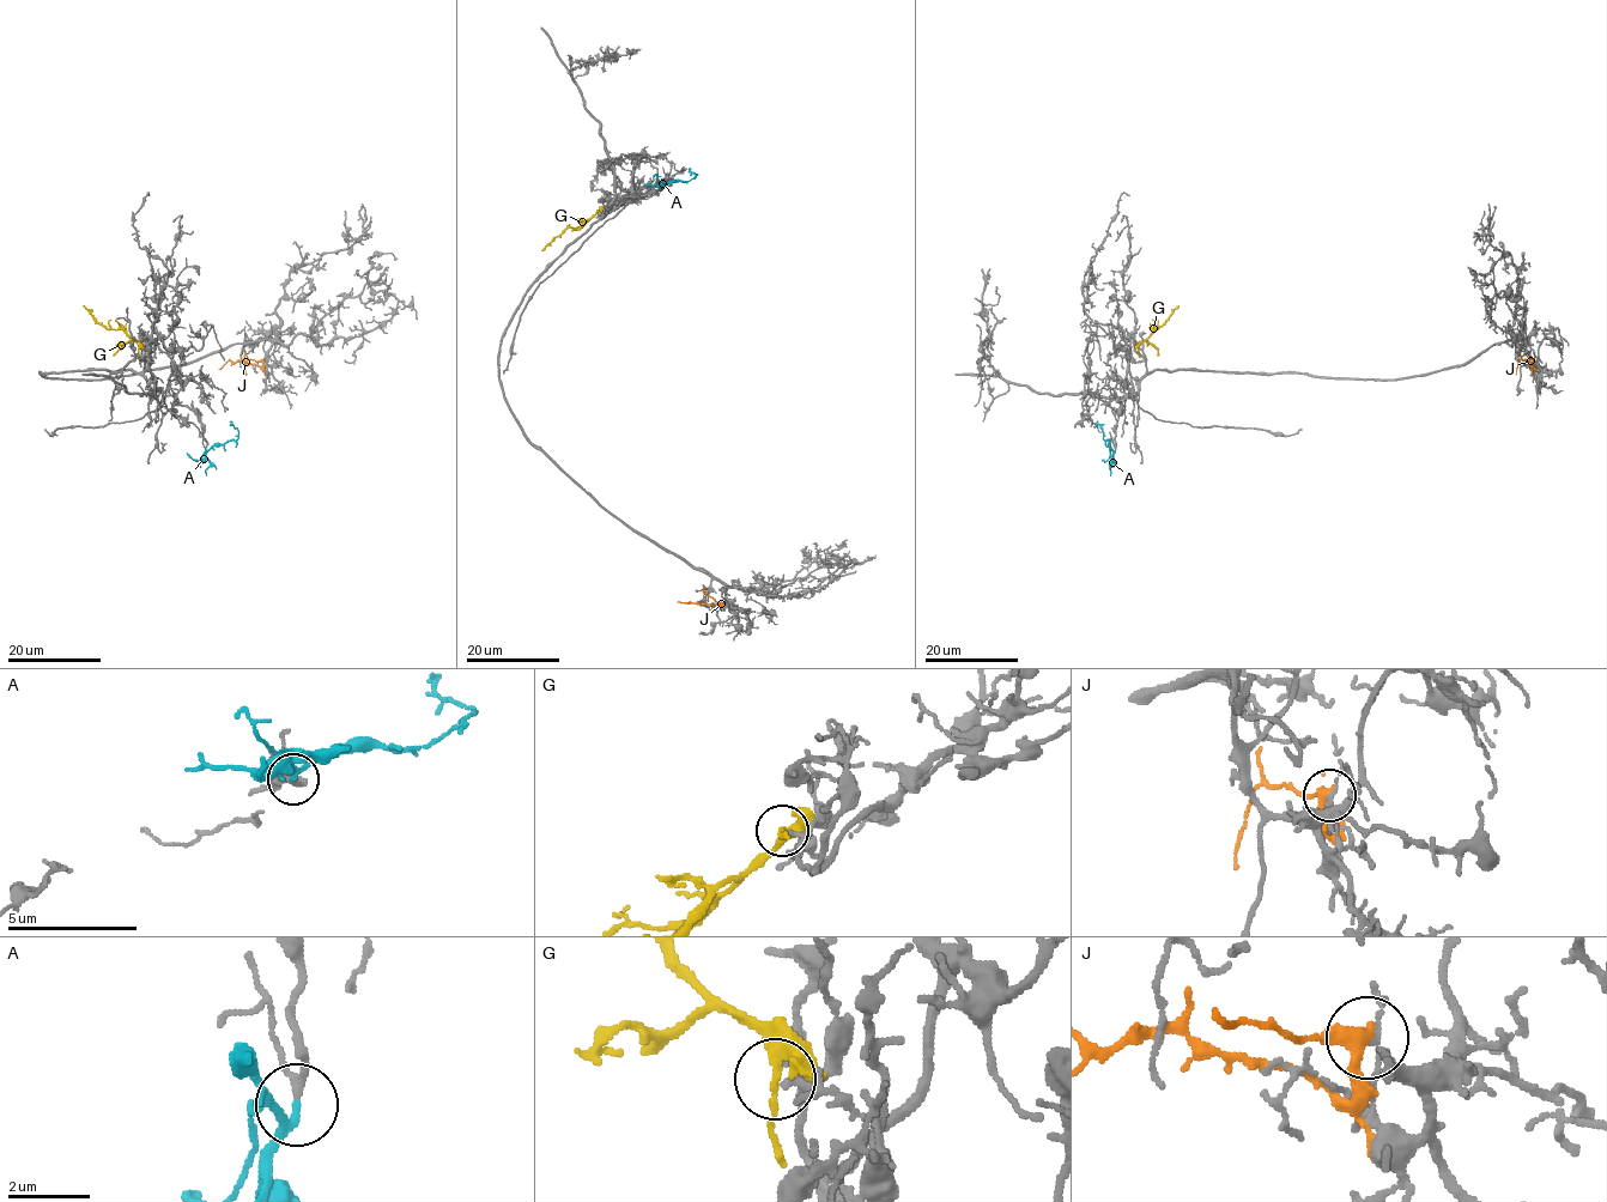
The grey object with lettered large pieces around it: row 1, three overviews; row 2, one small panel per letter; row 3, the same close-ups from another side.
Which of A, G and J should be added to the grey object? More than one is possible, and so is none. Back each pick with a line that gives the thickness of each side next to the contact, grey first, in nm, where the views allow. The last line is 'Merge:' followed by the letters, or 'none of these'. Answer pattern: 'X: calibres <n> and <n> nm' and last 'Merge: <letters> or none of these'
A: calibres 150 and 190 nm
Merge: A

